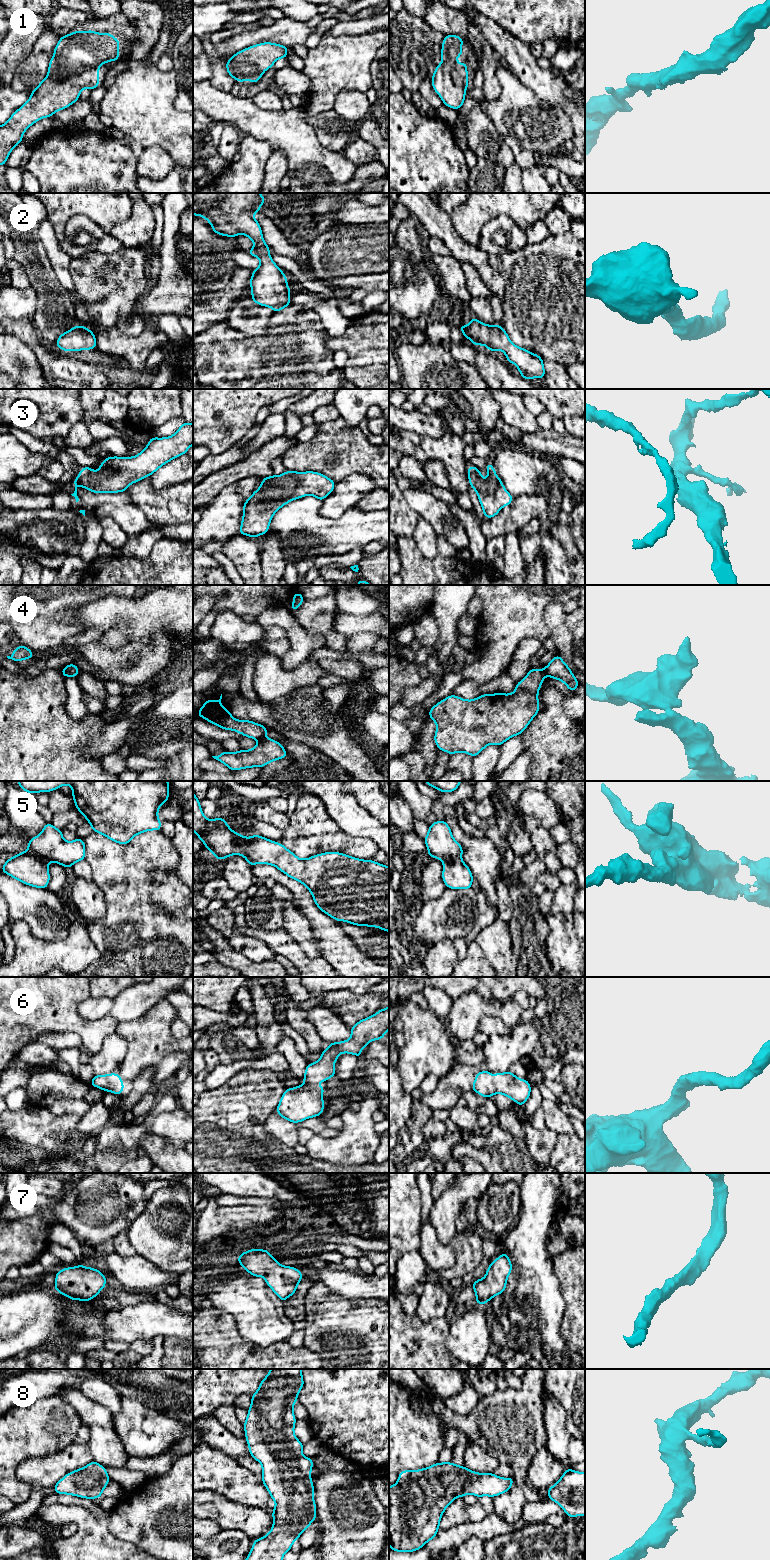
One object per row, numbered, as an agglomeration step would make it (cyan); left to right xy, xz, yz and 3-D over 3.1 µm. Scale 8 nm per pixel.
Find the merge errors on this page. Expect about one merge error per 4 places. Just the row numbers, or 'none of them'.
4, 5

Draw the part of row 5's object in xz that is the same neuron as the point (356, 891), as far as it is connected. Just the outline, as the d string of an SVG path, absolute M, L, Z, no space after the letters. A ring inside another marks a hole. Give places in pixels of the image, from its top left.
M257 834L252 837L238 835L241 855L251 867L254 864L273 865L299 881L309 889L318 908L334 920L389 932L389 867L339 852L325 852L300 859L281 843Z

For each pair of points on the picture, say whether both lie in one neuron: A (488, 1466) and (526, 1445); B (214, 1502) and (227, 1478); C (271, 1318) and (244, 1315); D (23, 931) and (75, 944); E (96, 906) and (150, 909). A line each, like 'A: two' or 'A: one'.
A: two
B: two
C: two
D: one
E: two

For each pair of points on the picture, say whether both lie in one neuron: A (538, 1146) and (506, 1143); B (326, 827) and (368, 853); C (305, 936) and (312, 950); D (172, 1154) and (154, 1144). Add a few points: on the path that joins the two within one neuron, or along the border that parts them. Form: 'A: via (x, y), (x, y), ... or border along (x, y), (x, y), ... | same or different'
A: border along (523, 1144), (533, 1158) | different
B: via (336, 837), (347, 845), (358, 847) | same
C: via (305, 939), (310, 947) | same
D: via (168, 1154), (164, 1154), (158, 1148) | same

